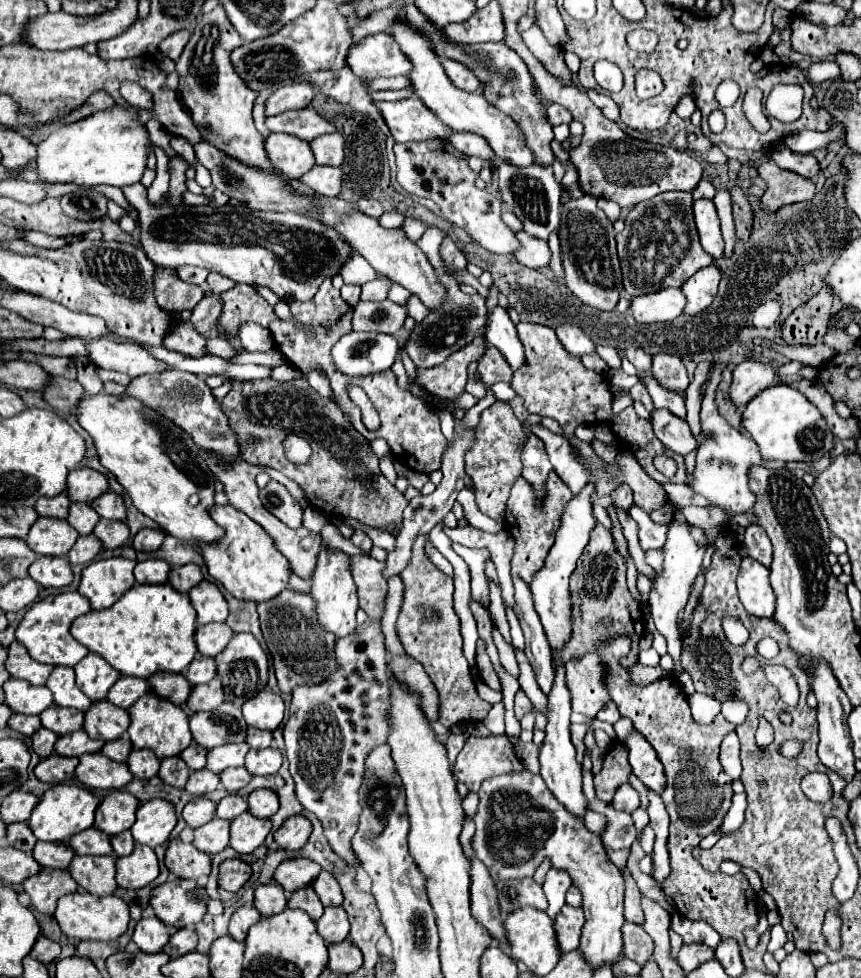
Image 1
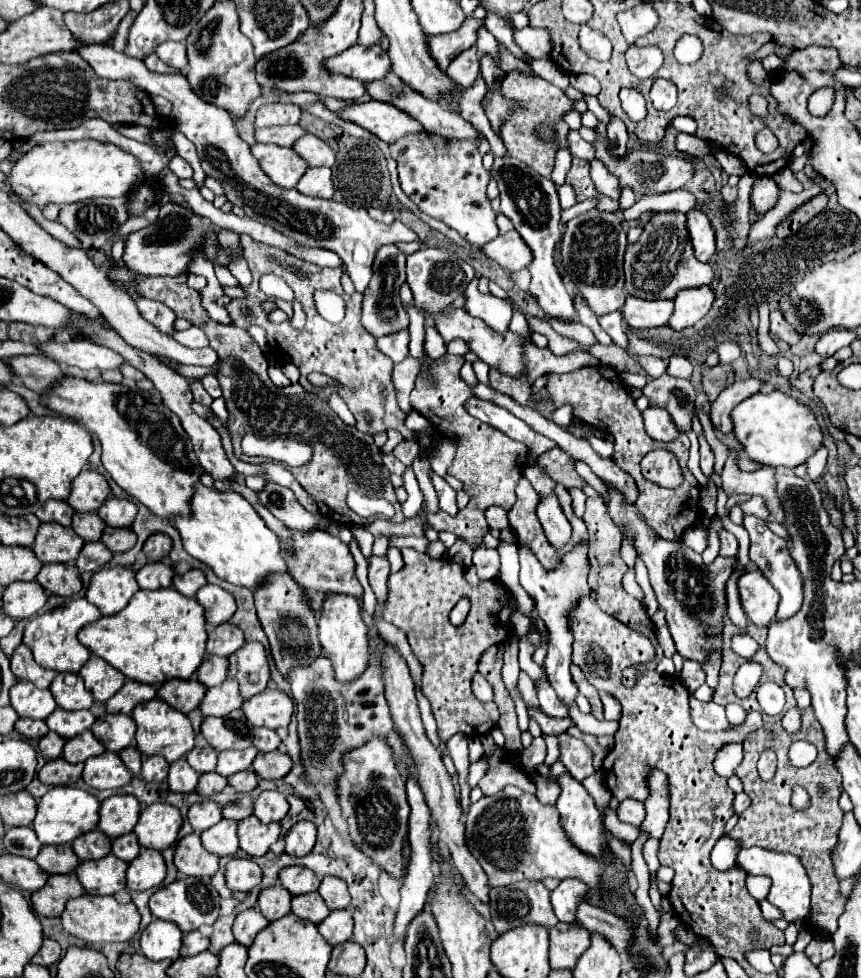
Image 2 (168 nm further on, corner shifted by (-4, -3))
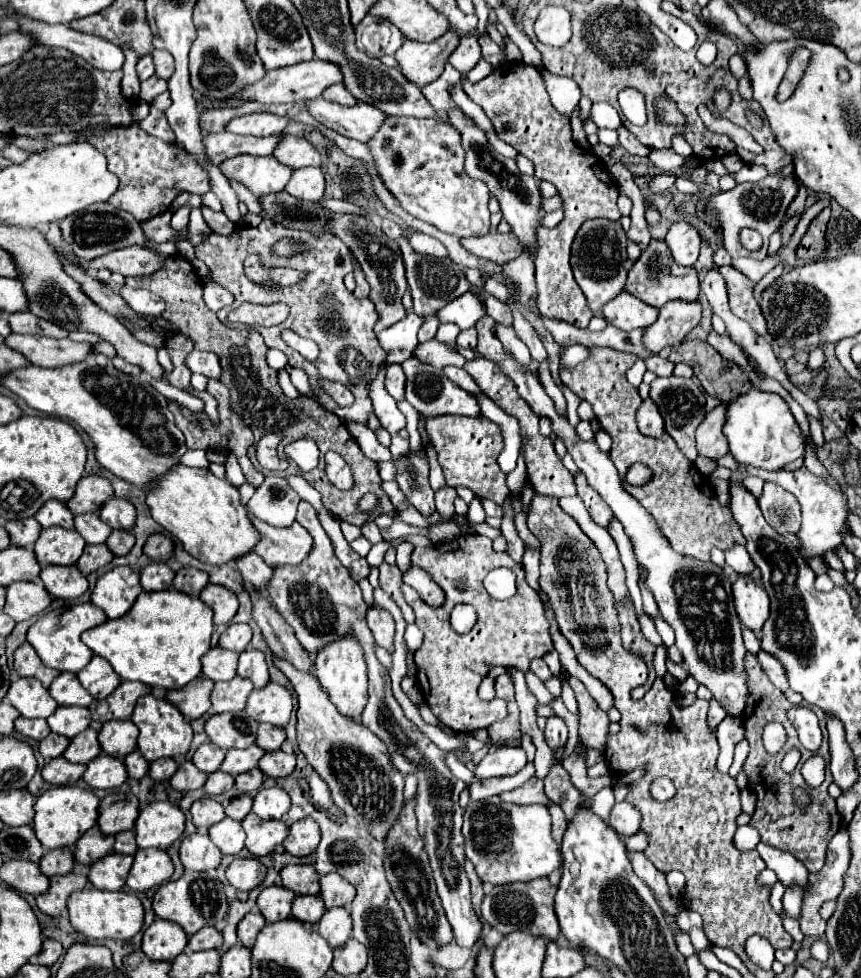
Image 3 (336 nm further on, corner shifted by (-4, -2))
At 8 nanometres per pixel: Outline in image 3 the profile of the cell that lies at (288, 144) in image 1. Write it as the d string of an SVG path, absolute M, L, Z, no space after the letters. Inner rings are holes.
M236 155L220 165L228 179L244 183L256 197L284 191L292 169L284 167L274 155Z

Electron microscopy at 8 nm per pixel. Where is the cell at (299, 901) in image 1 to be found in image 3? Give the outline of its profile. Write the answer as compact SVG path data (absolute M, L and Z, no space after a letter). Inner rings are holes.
M300 895L294 899L294 905L292 905L292 917L304 923L318 923L324 911L326 909L320 895Z

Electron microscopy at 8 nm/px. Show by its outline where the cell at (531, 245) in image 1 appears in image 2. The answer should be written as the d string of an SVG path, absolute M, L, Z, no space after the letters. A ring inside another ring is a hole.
M516 230L496 236L480 250L506 270L522 270L528 266L528 260L532 258L532 254L528 252L528 248L524 248L524 242L520 240L520 234Z

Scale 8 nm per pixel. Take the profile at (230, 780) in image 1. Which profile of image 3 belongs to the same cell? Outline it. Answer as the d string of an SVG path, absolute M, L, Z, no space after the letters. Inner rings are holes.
M254 767L254 769L246 771L246 773L236 775L234 781L236 781L236 789L238 789L238 791L250 793L250 791L260 789L260 785L262 785L262 781L264 781L264 773L262 773L258 767Z

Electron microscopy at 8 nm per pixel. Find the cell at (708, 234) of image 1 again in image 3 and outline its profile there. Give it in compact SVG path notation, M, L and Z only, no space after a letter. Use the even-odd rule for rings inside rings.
M674 223L666 233L666 243L678 265L694 265L700 253L700 233L690 223Z

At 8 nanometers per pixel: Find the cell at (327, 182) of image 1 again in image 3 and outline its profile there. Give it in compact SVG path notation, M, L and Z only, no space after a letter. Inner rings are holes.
M302 167L292 173L286 191L302 201L320 201L324 197L324 173L320 167Z

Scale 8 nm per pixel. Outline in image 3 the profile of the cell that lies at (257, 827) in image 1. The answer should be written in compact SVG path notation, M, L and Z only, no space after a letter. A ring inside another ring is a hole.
M248 813L242 821L242 827L246 831L246 849L256 857L272 853L276 845L280 845L288 835L288 827L284 825L284 821L264 821L256 813Z

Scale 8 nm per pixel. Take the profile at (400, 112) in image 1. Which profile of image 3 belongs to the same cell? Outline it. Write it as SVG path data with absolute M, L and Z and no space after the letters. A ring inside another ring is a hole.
M320 97L320 99L306 101L306 105L308 111L326 127L336 129L338 133L364 143L372 139L376 131L380 131L380 123L386 117L384 113L376 111L376 107L372 107L370 103L360 103L360 101L352 107L344 107Z

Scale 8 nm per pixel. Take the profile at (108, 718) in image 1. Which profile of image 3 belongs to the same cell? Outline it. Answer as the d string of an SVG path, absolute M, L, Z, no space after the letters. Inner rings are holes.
M130 719L102 723L100 735L98 735L102 751L120 759L126 757L130 751L134 751L136 737L138 737L138 727Z

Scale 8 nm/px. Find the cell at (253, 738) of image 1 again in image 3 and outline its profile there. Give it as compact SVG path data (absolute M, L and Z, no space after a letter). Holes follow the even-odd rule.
M260 723L258 737L256 737L256 745L260 749L264 749L264 751L276 751L284 743L284 739L286 739L284 729L268 725L268 723Z

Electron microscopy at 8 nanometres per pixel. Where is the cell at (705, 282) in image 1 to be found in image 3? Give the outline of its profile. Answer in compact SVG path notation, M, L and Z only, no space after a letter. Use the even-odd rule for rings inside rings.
M672 301L660 307L660 315L654 325L646 327L644 343L650 351L660 353L666 347L678 345L702 319L702 305L698 301L684 303Z

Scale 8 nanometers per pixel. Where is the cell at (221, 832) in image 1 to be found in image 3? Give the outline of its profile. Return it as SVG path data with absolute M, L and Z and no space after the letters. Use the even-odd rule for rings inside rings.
M230 817L222 819L220 823L212 825L208 829L212 843L224 853L224 855L236 855L240 853L240 849L244 847L244 839L246 833L242 829L242 825Z

